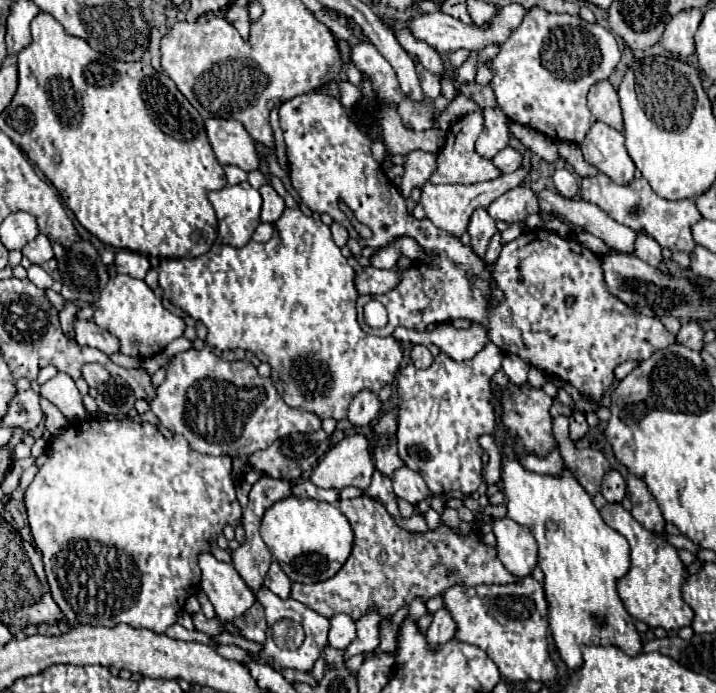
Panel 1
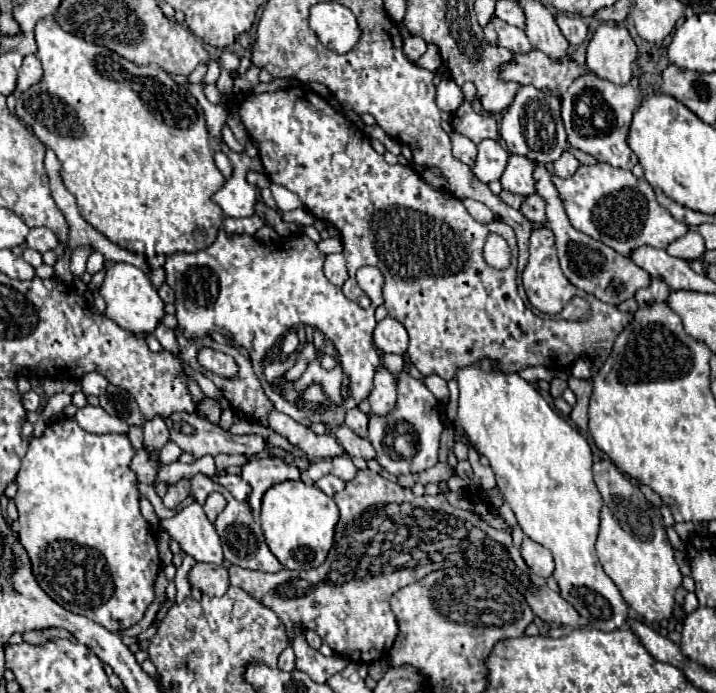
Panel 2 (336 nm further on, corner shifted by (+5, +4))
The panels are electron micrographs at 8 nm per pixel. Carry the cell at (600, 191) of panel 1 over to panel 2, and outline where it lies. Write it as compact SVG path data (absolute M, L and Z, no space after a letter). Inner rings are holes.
M598 162L594 166L580 166L578 172L566 180L558 180L556 176L552 176L552 180L574 228L604 242L624 256L644 244L666 248L688 232L684 222L676 220L664 206L658 204L652 186L644 178L638 180L630 170Z

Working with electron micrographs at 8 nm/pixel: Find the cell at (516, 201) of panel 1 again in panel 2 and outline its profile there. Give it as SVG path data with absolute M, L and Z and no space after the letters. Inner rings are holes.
M512 154L508 160L508 166L500 178L500 184L504 190L520 196L534 194L534 178L532 178L532 166L534 162L526 156Z

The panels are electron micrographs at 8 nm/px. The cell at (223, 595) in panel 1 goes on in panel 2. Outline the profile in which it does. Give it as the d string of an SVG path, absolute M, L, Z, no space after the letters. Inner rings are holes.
M198 502L184 506L172 518L162 519L159 524L151 526L151 530L157 533L159 527L168 530L168 534L182 546L182 552L192 556L196 562L224 562L220 536Z

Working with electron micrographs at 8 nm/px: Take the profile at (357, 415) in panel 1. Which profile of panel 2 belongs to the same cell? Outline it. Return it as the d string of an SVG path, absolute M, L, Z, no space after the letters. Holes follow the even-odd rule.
M352 408L352 410L346 412L344 424L346 424L348 428L352 428L358 436L362 436L362 438L368 436L368 428L366 428L366 426L368 426L368 416L366 416L364 412L360 412L358 408Z

